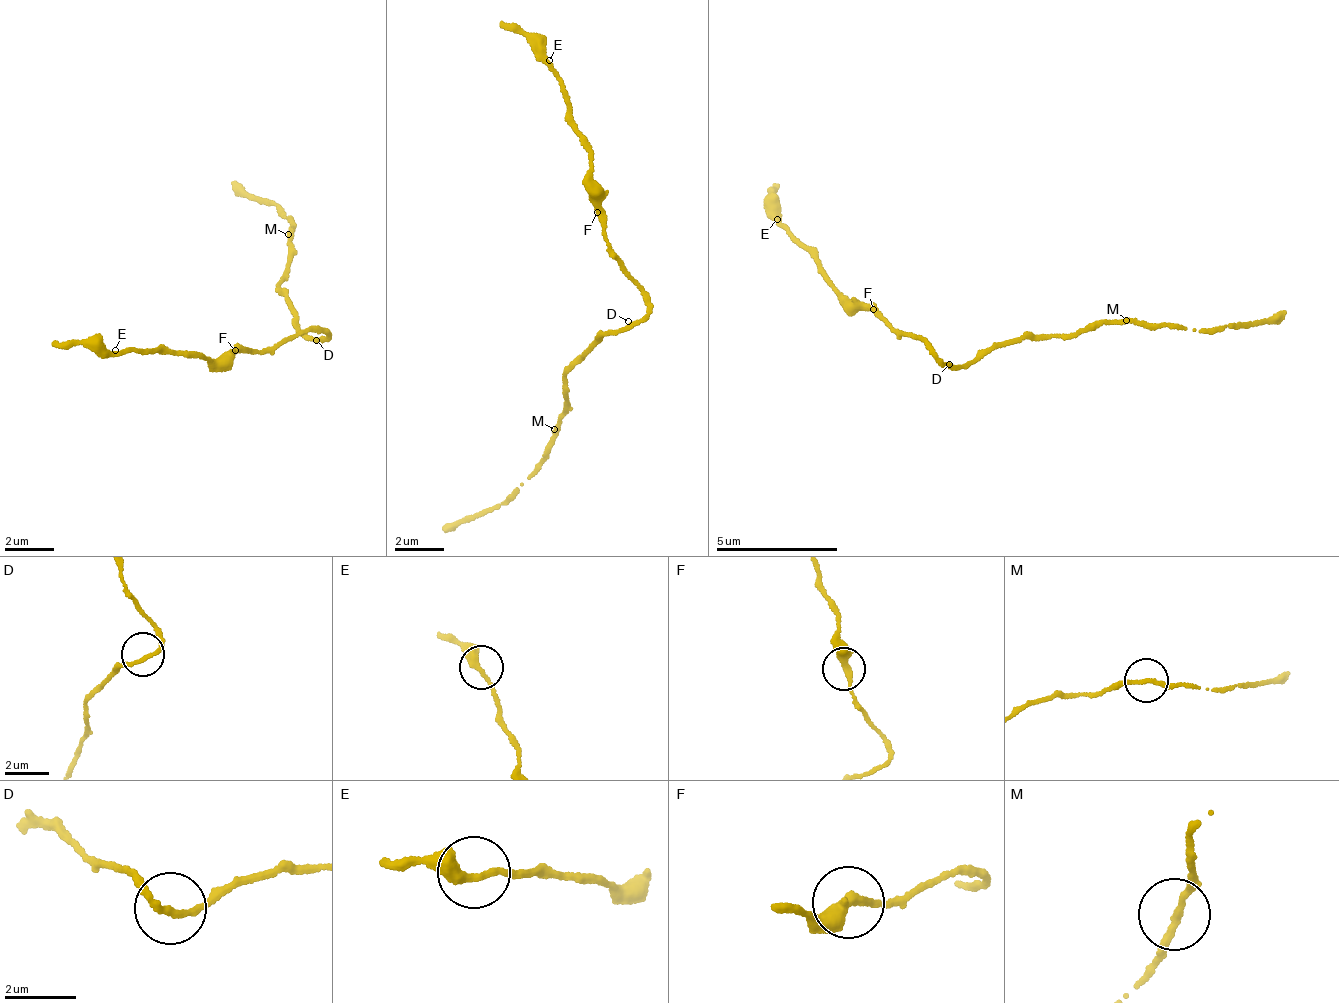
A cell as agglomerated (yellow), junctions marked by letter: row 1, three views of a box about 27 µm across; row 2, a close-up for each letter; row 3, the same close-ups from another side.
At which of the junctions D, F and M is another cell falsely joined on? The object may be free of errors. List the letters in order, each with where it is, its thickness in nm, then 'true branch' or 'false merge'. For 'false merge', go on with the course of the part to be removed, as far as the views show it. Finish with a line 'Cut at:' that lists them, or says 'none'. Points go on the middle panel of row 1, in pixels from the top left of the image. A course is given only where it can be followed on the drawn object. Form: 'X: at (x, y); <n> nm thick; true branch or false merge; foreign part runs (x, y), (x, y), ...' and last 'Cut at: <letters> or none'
D: at (628, 321); 170 nm thick; true branch
F: at (597, 212); 320 nm thick; true branch
M: at (554, 429); 180 nm thick; true branch
Cut at: none

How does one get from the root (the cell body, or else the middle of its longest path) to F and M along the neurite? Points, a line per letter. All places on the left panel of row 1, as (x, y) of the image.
F: (318, 337), (325, 333), (314, 331), (285, 340), (273, 351), (257, 348), (244, 354), (236, 350)
M: (318, 337), (304, 337), (300, 317), (281, 292), (292, 258), (287, 232)

